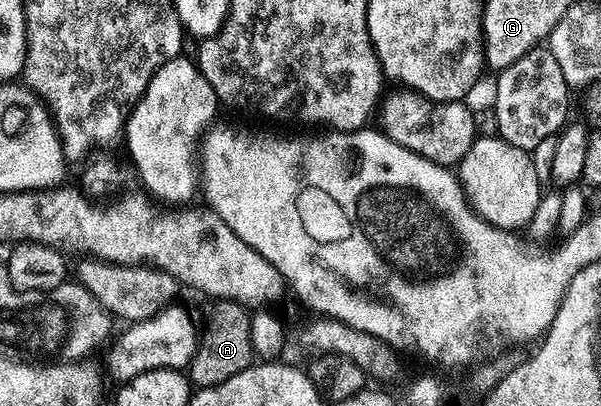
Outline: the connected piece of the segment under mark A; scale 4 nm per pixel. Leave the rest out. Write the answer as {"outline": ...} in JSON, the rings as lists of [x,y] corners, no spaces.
{"outline":[[[216,300],[212,313],[208,316],[208,325],[203,325],[199,348],[186,368],[186,375],[197,389],[218,386],[226,382],[226,378],[234,378],[234,374],[242,374],[242,370],[252,367],[254,353],[250,342],[249,309],[243,308],[238,302]]]}

